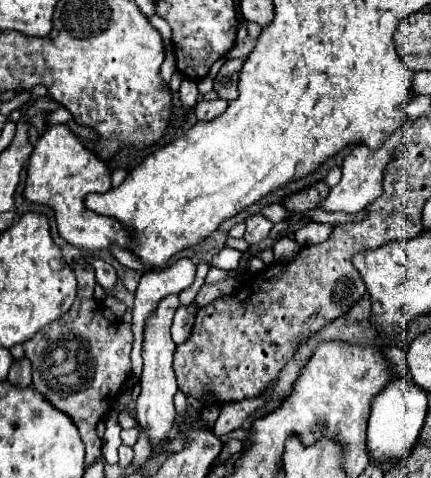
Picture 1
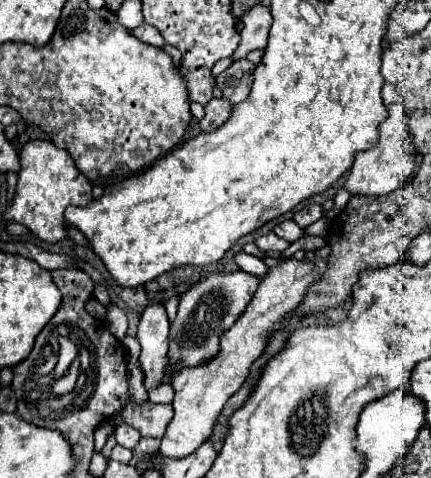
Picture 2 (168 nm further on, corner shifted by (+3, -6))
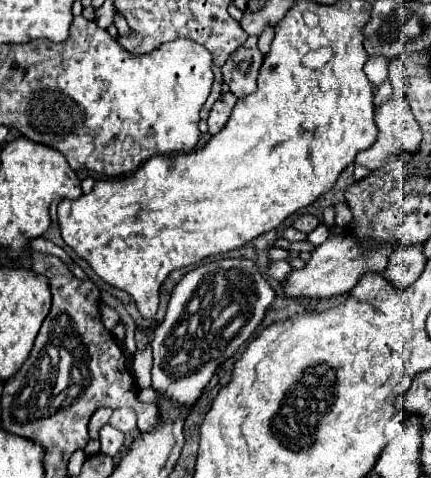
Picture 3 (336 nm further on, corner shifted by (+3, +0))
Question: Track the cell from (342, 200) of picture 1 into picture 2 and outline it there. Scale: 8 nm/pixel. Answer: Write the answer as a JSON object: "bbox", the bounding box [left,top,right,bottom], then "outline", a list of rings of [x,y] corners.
{"bbox":[343,113,415,195],"outline":[[[389,113],[389,117],[379,125],[379,141],[373,149],[361,151],[355,155],[355,163],[349,171],[349,177],[343,185],[351,195],[389,195],[393,193],[415,167],[415,151],[411,147],[411,137],[407,131],[407,121],[401,119],[401,113]]]}

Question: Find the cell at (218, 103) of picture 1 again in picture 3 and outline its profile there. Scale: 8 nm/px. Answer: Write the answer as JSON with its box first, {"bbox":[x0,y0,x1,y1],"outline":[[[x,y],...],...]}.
{"bbox":[207,93,237,135],"outline":[[[223,93],[223,95],[215,101],[215,105],[213,105],[211,113],[209,113],[209,121],[207,121],[211,135],[219,133],[219,131],[225,127],[225,123],[227,123],[229,117],[231,117],[231,111],[233,111],[235,103],[237,103],[237,97],[235,97],[233,93]]]}

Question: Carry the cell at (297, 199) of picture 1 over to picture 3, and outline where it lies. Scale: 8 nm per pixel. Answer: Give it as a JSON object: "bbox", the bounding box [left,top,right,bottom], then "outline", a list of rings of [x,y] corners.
{"bbox":[293,215,319,233],"outline":[[[303,215],[303,217],[299,217],[299,219],[293,223],[293,227],[295,227],[297,231],[303,231],[303,233],[311,233],[317,225],[319,225],[319,221],[317,221],[313,215]]]}

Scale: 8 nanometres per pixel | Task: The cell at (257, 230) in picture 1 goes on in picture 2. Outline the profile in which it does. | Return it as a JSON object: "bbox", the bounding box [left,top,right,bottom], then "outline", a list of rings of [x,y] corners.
{"bbox":[255,233,289,251],"outline":[[[267,233],[255,239],[255,245],[261,251],[285,251],[289,247],[289,243],[285,239],[279,239],[275,233]]]}

